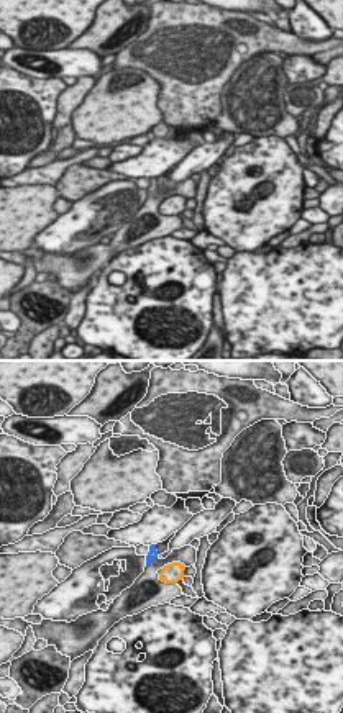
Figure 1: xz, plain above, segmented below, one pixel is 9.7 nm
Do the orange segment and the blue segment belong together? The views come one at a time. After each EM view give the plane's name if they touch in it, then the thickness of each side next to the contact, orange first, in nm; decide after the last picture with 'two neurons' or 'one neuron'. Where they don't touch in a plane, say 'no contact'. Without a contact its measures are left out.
meets orange in xz; 190 nm thick on the orange side, 30 nm on the other

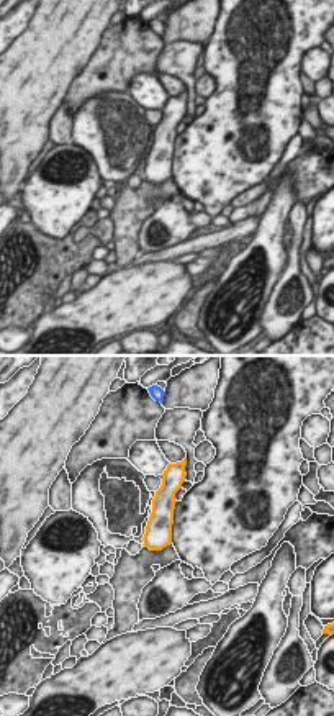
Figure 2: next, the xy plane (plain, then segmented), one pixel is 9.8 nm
no contact

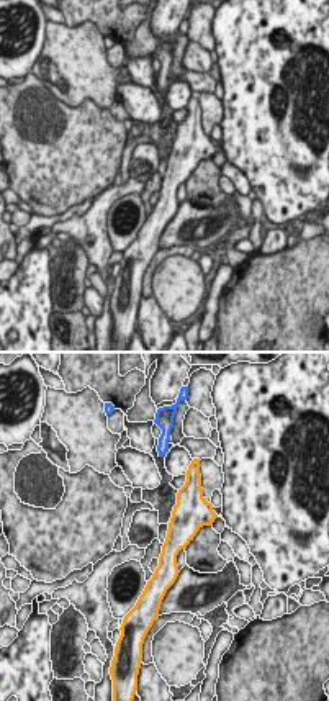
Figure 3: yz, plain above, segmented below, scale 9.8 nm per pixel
no contact

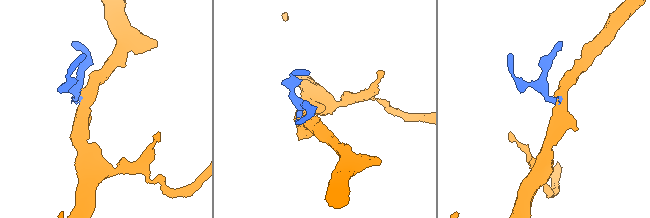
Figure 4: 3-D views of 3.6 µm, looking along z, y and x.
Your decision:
two neurons

